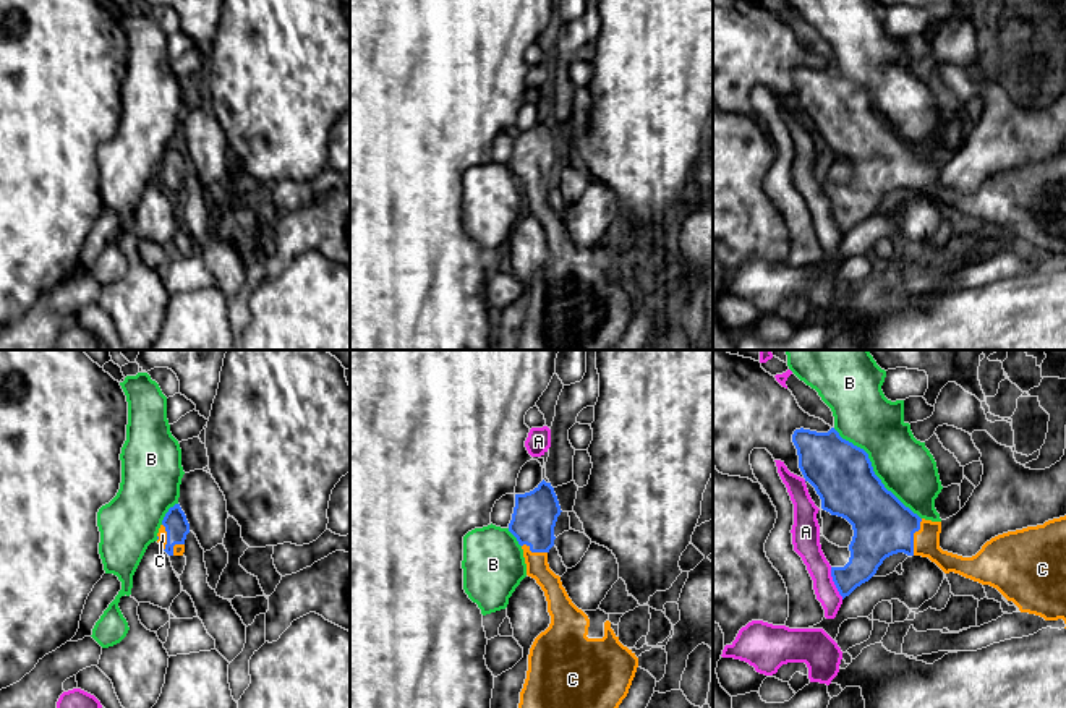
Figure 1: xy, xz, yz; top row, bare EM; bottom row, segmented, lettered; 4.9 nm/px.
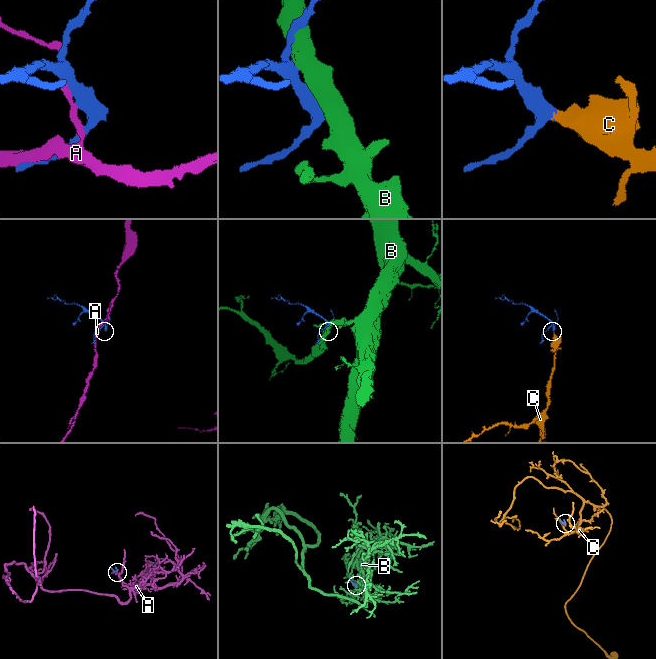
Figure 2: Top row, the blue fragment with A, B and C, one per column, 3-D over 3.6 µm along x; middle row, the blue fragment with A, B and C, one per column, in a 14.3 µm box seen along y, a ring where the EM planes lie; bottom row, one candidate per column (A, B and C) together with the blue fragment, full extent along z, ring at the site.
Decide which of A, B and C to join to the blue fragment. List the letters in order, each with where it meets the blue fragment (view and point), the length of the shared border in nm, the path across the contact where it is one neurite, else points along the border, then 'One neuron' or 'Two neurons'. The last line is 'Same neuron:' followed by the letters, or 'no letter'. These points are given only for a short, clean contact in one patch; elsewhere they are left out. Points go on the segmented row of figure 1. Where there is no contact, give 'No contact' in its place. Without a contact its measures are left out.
A: Touches blue at yz (835, 584). Shared border 170 nm. Two neurons
B: Touches blue at yz (874, 472). Shared border 650 nm. Two neurons
C: Touches blue at yz (912, 537). Shared border 190 nm. Path across: yz (882, 524), (912, 537), (927, 540). One neuron
Same neuron: C

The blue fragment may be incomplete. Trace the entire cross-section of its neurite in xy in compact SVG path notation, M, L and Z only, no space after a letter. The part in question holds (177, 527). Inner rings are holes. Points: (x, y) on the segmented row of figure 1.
M175 504L165 514L162 525L159 528L157 543L168 556L183 556L185 540L190 533L190 523L180 504Z

